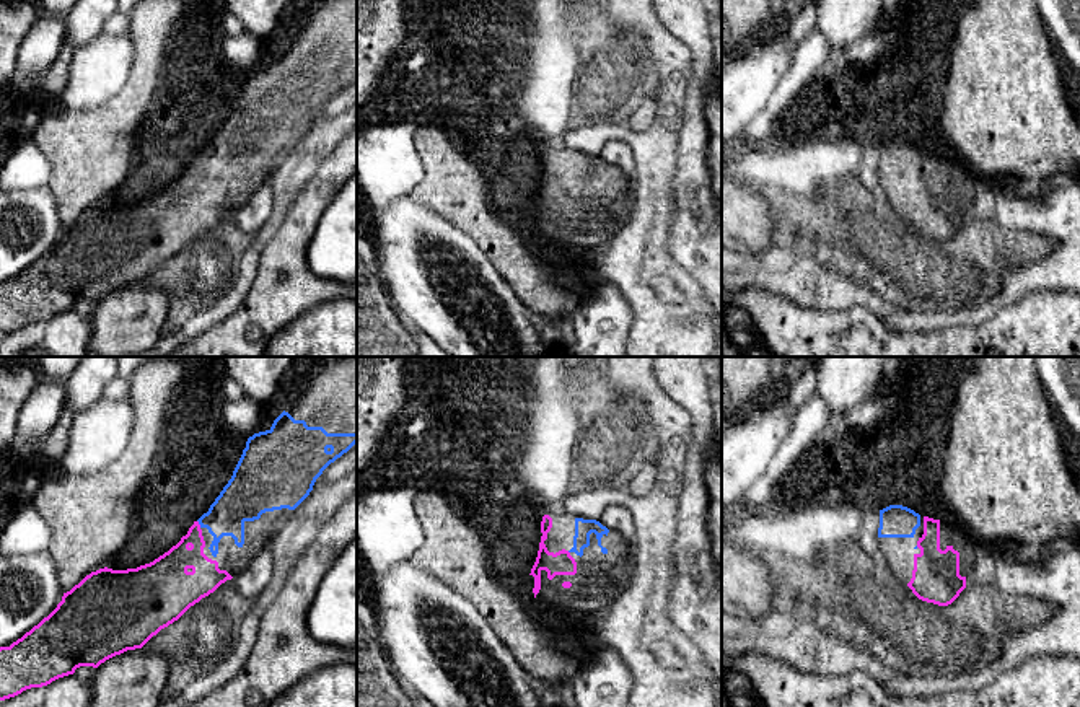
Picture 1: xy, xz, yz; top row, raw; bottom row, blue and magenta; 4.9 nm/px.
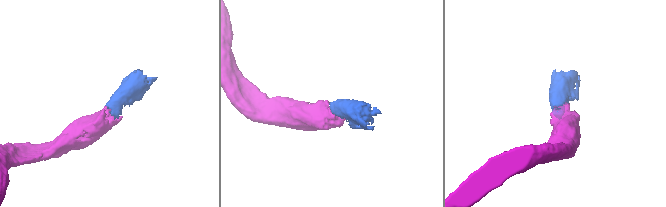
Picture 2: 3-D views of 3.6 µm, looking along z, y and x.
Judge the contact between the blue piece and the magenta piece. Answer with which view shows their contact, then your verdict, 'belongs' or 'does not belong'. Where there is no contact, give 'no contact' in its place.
meets blue in xy; belongs

